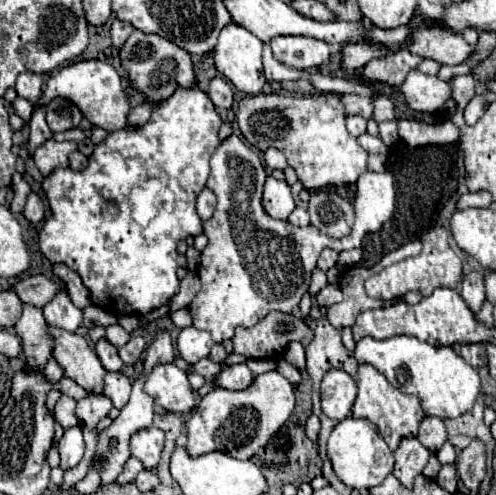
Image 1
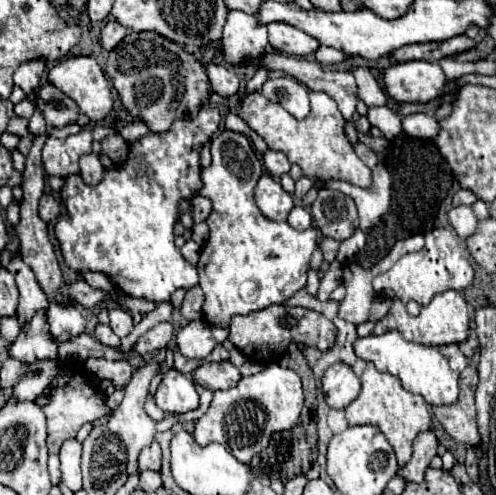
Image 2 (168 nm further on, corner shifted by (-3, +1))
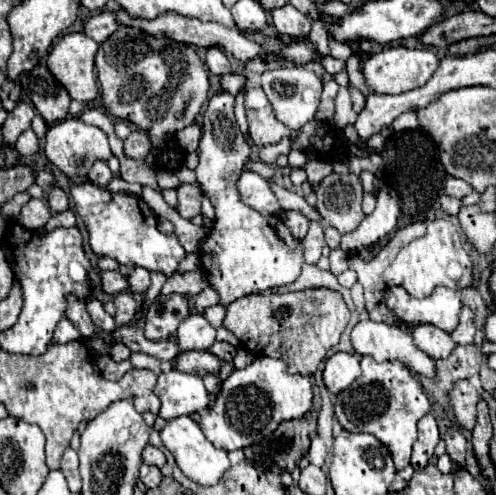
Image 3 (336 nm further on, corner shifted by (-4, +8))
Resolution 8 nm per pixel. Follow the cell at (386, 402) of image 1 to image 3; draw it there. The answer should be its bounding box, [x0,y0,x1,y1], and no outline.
[335,356,431,468]

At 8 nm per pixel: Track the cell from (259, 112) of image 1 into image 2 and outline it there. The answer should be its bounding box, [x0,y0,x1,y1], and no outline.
[238,91,372,187]

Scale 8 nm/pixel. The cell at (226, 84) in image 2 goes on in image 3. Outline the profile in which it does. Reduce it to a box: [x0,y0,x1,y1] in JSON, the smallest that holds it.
[205,46,231,76]

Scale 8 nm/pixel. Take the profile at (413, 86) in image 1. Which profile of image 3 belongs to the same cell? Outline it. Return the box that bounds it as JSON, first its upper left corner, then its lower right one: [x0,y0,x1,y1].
[363,46,439,94]

